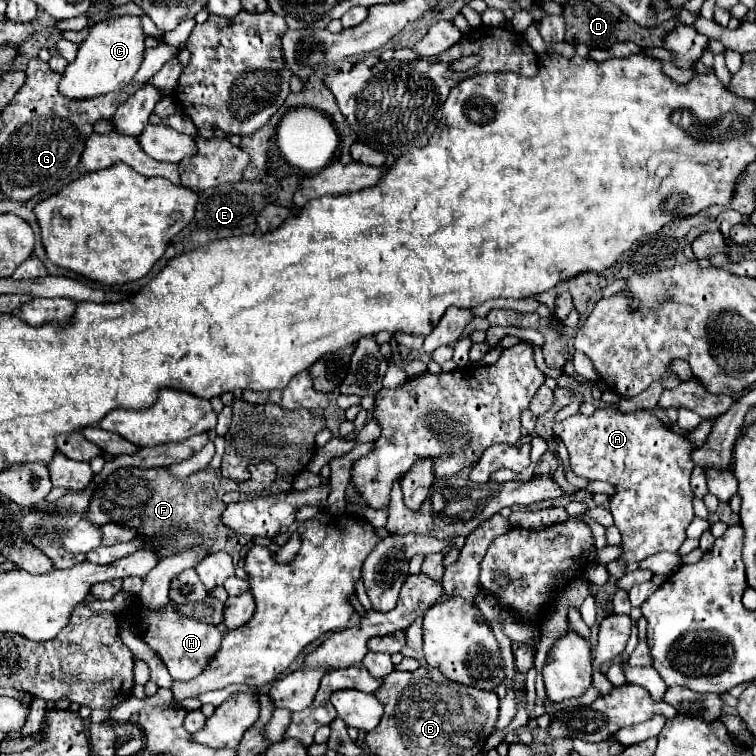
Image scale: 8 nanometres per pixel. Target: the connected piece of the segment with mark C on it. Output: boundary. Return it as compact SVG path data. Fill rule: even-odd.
M123 15L97 23L95 27L91 27L87 39L81 43L75 61L67 65L59 81L61 95L69 99L91 99L123 89L133 81L143 61L143 51L145 51L143 41L145 41L145 33L141 29L139 17Z

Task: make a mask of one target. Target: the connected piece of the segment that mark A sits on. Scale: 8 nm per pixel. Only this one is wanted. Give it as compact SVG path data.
M599 407L591 417L575 413L565 421L555 421L553 431L567 445L571 469L577 477L607 481L615 487L615 495L609 497L609 503L611 503L609 511L623 535L621 555L617 557L619 561L639 563L655 553L678 551L681 543L685 541L685 529L693 519L693 503L691 503L693 491L689 487L689 479L695 467L695 463L691 461L691 453L695 451L695 445L685 435L675 433L651 411L621 413L615 407Z

